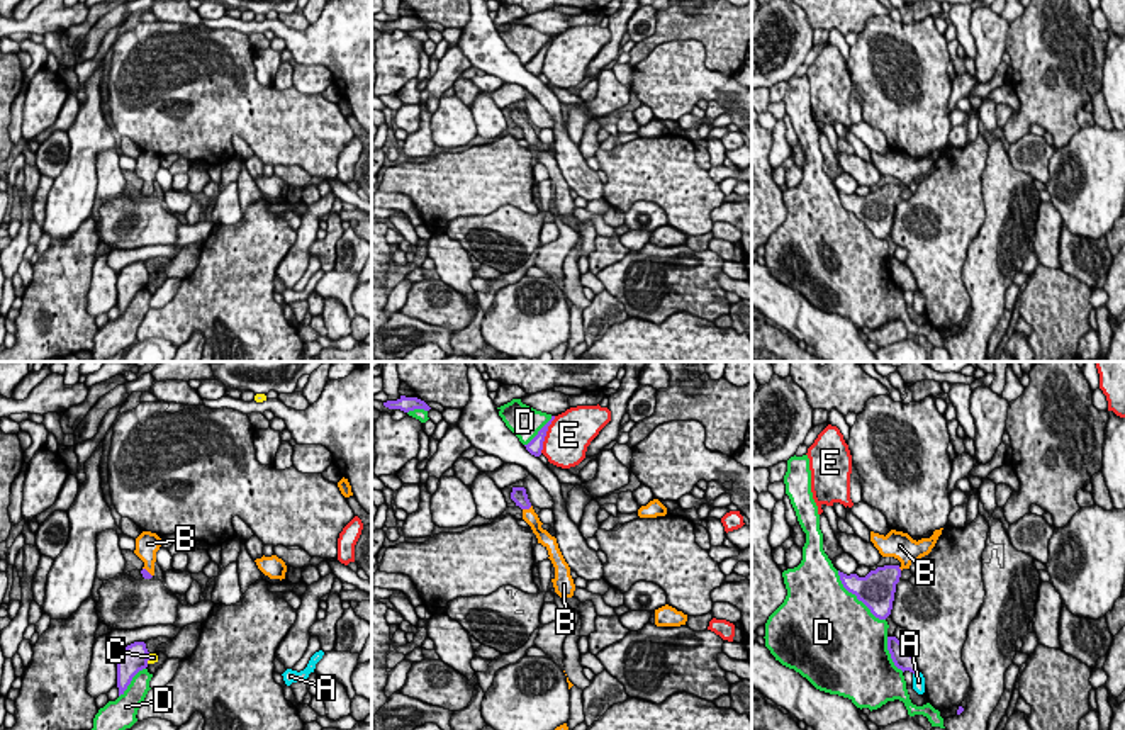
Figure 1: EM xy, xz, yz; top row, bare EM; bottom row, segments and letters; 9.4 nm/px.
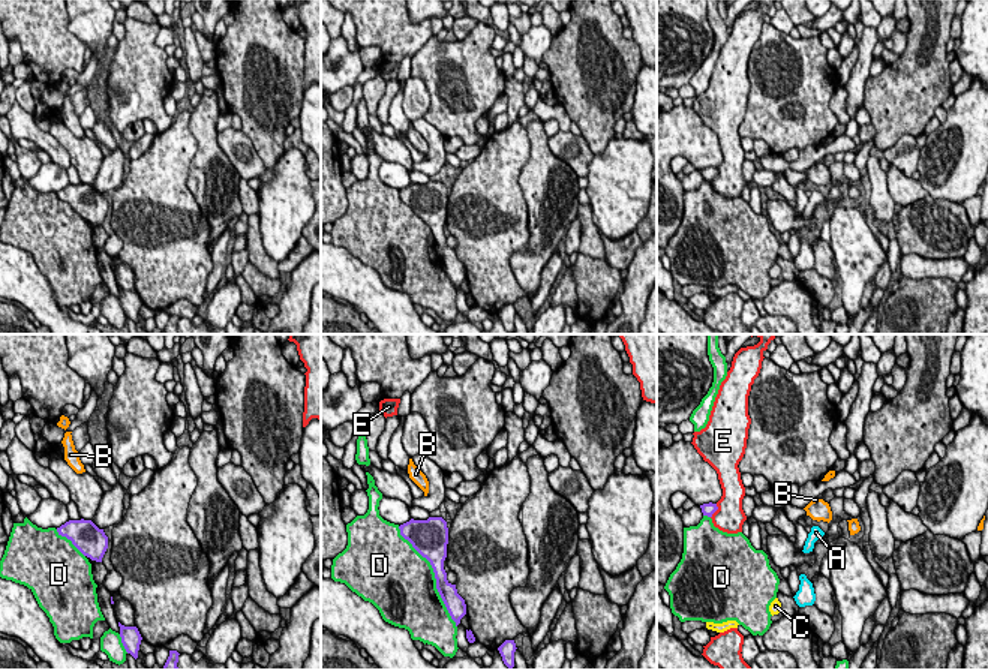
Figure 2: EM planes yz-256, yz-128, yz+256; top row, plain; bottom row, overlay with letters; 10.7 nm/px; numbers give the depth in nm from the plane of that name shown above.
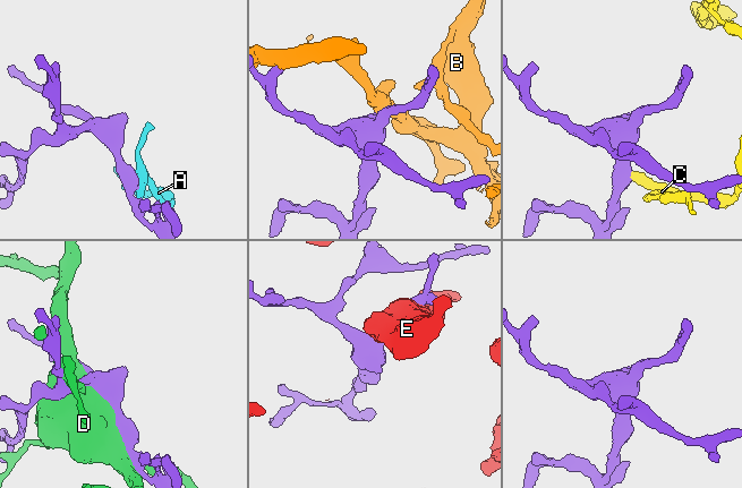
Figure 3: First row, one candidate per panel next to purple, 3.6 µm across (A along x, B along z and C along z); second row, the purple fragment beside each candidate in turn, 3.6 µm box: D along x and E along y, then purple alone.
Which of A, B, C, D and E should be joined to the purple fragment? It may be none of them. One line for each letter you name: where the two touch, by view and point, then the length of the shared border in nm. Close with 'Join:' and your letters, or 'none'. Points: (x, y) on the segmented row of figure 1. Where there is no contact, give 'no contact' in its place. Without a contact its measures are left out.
B: contact xz (526, 508); length 100 nm
Join: B

